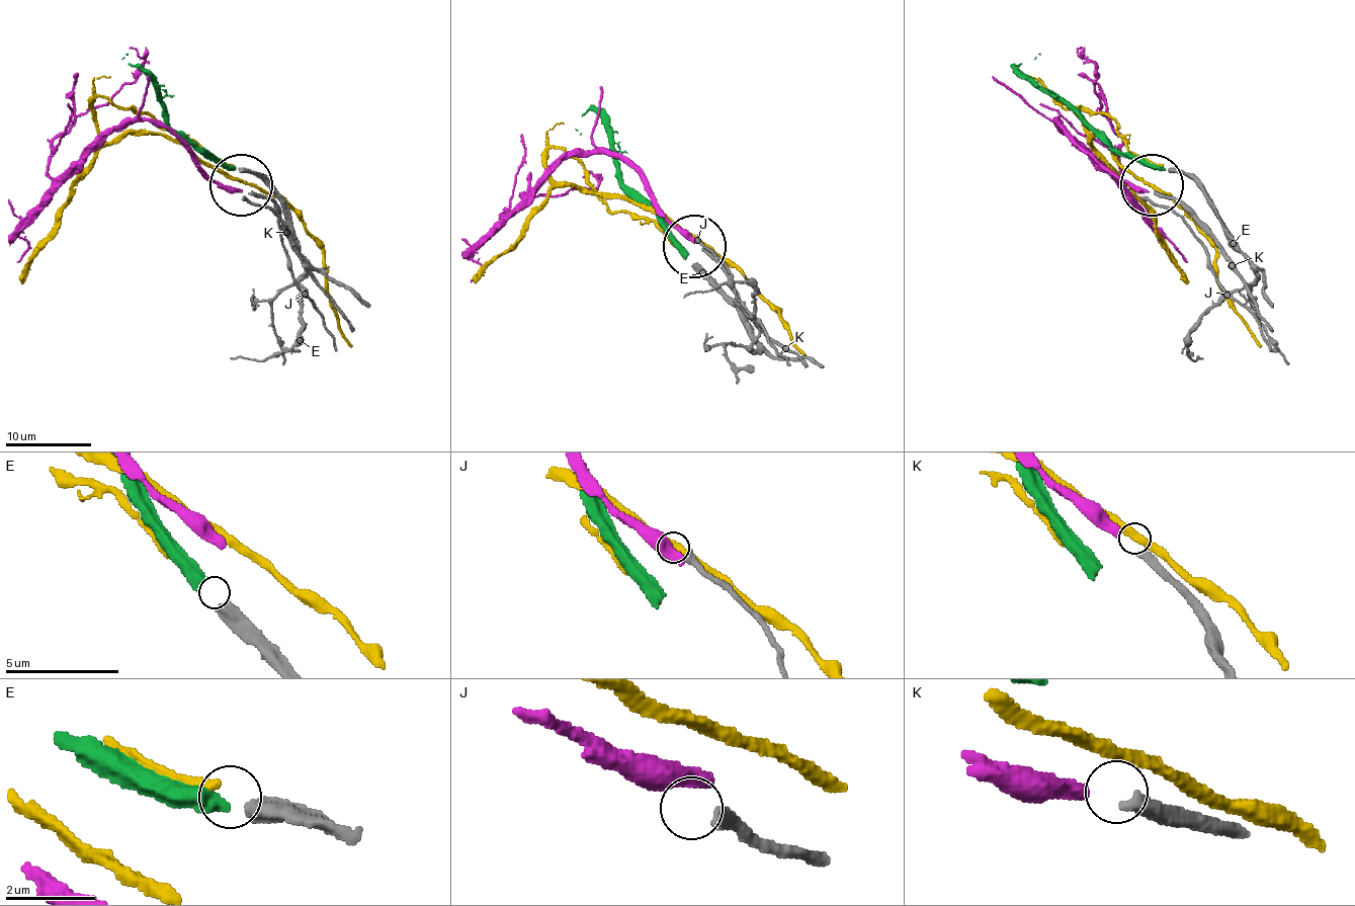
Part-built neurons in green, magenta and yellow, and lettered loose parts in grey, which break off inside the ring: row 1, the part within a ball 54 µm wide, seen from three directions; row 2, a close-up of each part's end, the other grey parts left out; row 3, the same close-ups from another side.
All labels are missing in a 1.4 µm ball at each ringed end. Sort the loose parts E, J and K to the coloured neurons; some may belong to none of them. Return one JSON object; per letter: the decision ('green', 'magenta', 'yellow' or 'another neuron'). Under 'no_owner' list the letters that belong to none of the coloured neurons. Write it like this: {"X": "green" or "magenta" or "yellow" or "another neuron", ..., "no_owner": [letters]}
{"E": "green", "J": "another neuron", "K": "magenta", "no_owner": ["J"]}

